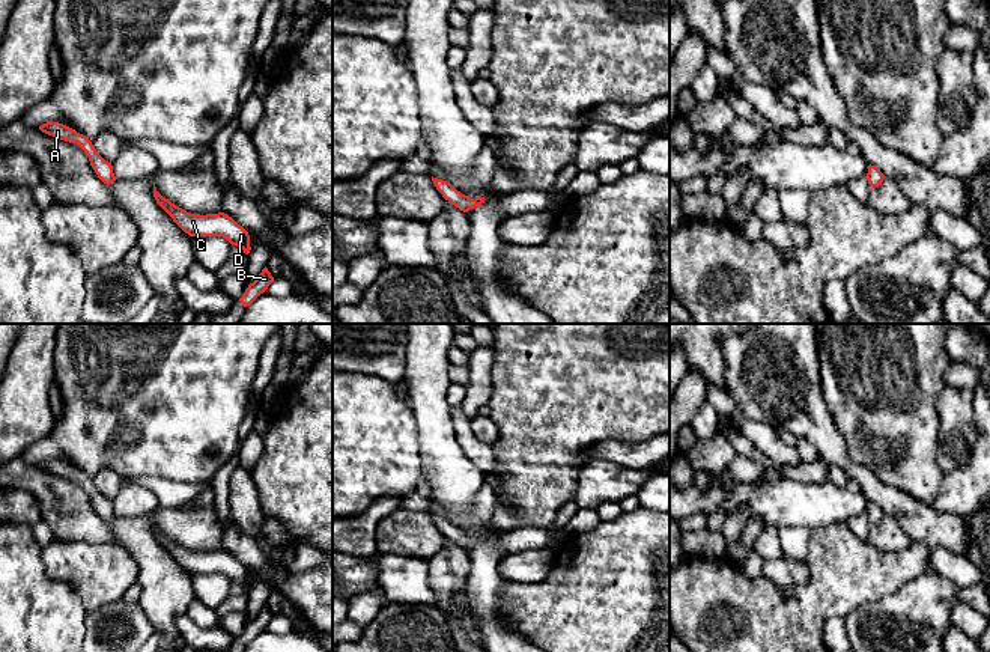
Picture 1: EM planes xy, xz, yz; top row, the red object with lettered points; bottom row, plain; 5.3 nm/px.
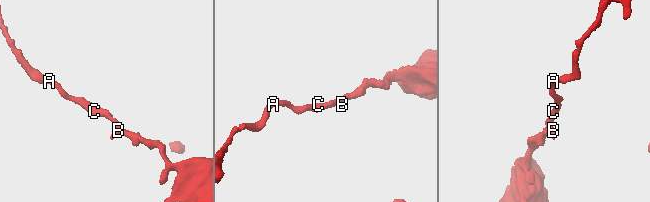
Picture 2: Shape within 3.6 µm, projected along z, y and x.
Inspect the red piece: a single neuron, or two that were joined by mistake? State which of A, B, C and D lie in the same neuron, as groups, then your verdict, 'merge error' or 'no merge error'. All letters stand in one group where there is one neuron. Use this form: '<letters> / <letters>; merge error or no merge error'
A / B C D; merge error

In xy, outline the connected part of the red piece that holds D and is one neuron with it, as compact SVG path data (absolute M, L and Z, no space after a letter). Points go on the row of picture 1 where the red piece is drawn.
M153 184L153 197L156 203L173 218L173 221L190 236L223 236L232 245L241 247L245 254L250 253L250 235L232 217L218 214L191 214L162 197Z

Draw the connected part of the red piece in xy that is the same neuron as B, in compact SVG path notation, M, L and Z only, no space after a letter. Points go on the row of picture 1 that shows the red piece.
M265 267L259 277L248 285L244 295L239 298L244 307L250 306L260 294L263 294L268 286L274 282L274 277Z

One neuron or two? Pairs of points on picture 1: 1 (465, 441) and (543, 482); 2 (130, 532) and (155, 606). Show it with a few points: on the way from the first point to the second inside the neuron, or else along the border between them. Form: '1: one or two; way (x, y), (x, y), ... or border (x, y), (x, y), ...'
1: two; border (491, 446), (497, 466), (489, 473)
2: one; way (146, 550), (155, 563), (155, 588)

